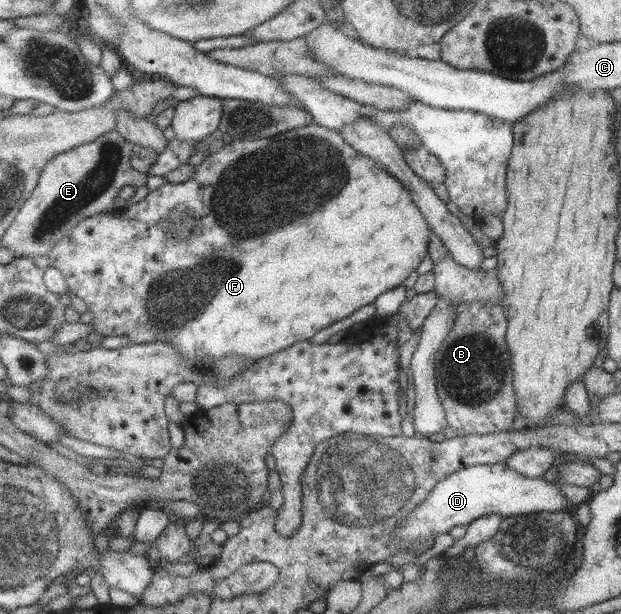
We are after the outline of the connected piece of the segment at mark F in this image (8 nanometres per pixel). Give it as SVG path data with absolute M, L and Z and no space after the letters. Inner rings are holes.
M313 122L304 127L288 130L282 135L225 143L222 150L209 155L196 166L195 174L191 179L180 184L167 182L158 190L150 191L142 201L131 203L127 209L91 216L81 221L73 231L69 231L67 236L59 240L48 258L49 267L61 271L66 278L68 288L86 302L88 310L94 316L91 326L99 335L126 336L129 342L139 344L168 342L174 344L174 347L177 347L177 350L187 358L209 355L218 359L233 353L241 355L246 364L253 364L260 358L290 347L293 343L309 340L320 330L350 317L361 306L375 302L383 292L403 285L409 274L413 274L429 254L431 233L425 216L411 200L411 192L393 174L389 173L380 162L361 154L354 146L347 144L339 131Z

